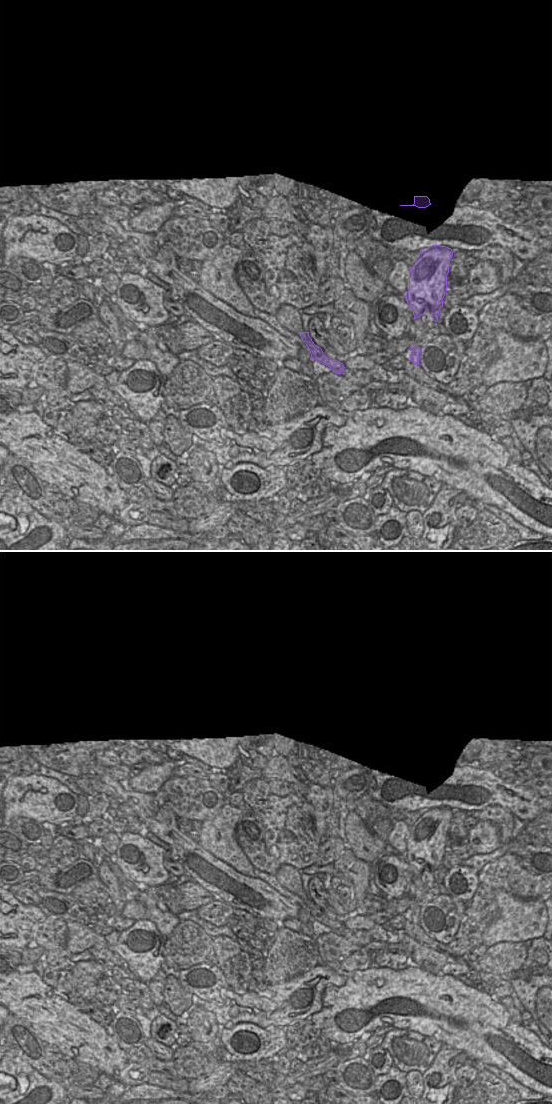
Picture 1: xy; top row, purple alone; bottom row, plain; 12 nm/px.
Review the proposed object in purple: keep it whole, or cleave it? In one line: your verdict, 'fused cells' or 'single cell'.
single cell

